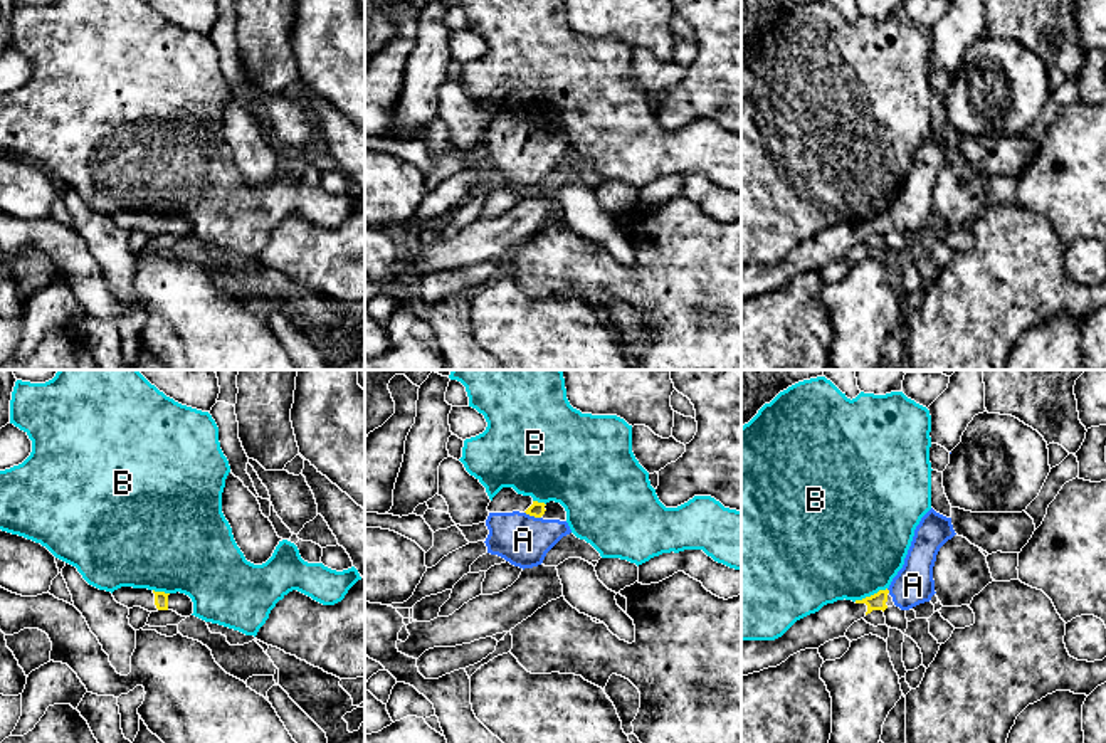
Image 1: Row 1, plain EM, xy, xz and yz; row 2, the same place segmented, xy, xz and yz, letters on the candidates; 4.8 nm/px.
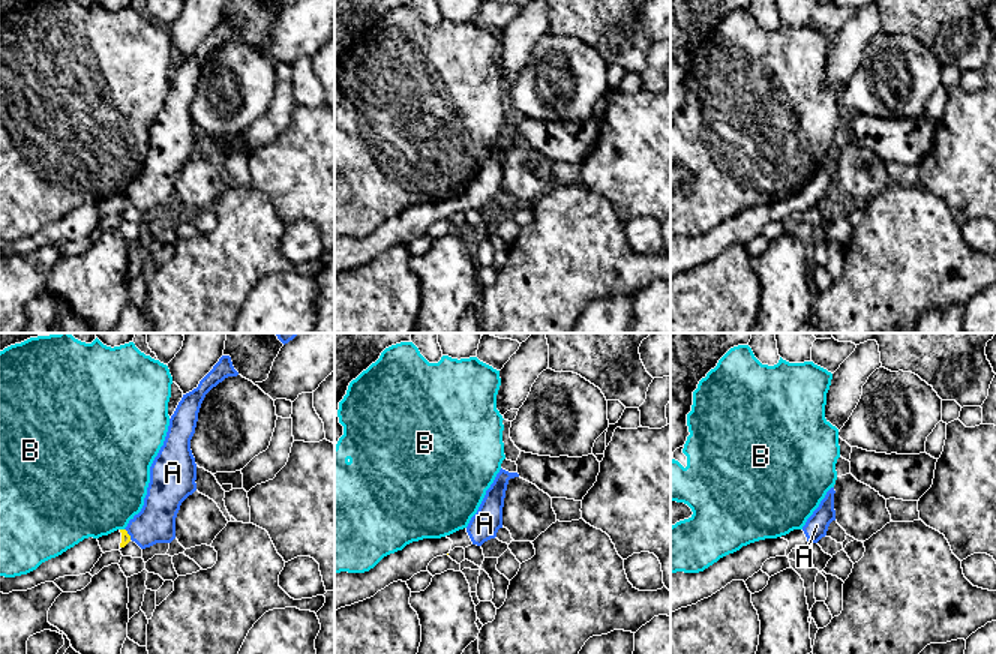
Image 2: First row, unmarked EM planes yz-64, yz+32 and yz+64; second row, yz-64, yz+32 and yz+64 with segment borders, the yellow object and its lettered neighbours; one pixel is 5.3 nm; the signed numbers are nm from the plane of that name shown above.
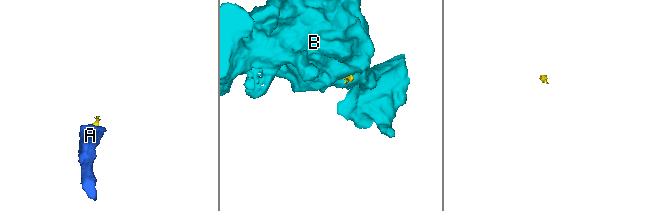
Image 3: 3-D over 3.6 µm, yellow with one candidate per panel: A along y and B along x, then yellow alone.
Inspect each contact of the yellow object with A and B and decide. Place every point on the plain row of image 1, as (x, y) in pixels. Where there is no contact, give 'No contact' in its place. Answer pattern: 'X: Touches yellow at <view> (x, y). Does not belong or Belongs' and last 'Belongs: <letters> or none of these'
A: Touches yellow at xz (533, 138). Belongs
B: Touches yellow at yz (871, 219). Does not belong
Belongs: A

